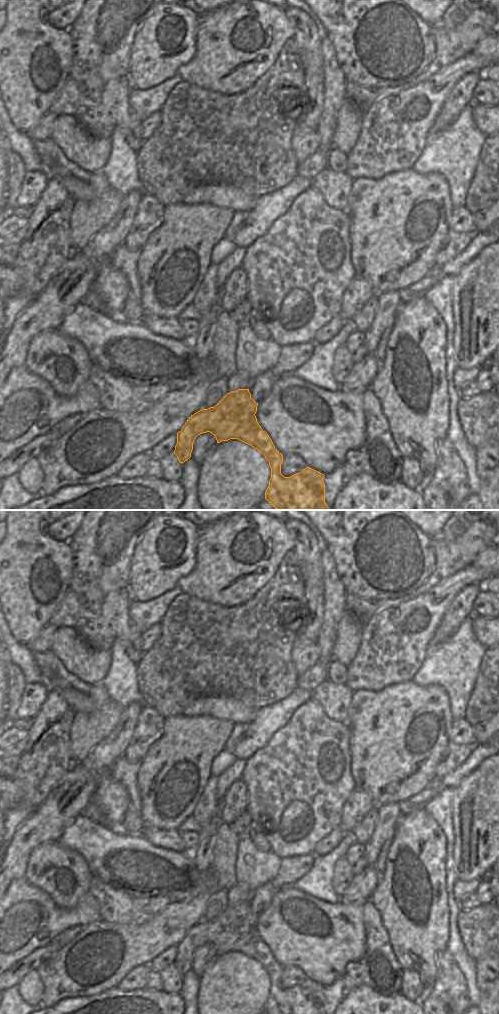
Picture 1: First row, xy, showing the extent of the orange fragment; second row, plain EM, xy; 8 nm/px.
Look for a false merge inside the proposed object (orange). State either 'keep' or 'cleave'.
keep

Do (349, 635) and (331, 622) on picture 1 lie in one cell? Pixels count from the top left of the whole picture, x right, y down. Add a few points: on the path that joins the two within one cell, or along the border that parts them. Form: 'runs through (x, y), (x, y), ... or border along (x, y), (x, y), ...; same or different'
border along (346, 609), (337, 624), (337, 633), (332, 649); different

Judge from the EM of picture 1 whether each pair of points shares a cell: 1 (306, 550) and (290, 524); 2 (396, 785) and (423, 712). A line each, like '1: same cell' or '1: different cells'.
1: same cell
2: same cell

